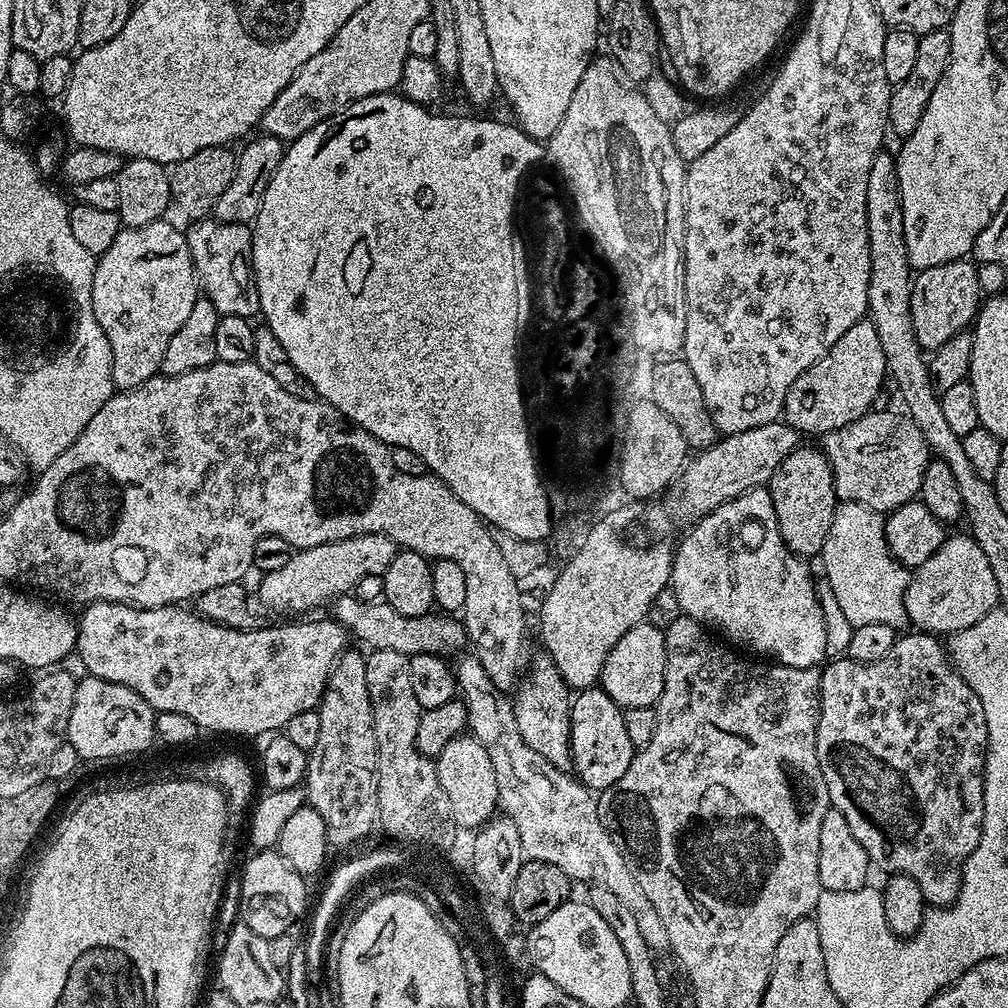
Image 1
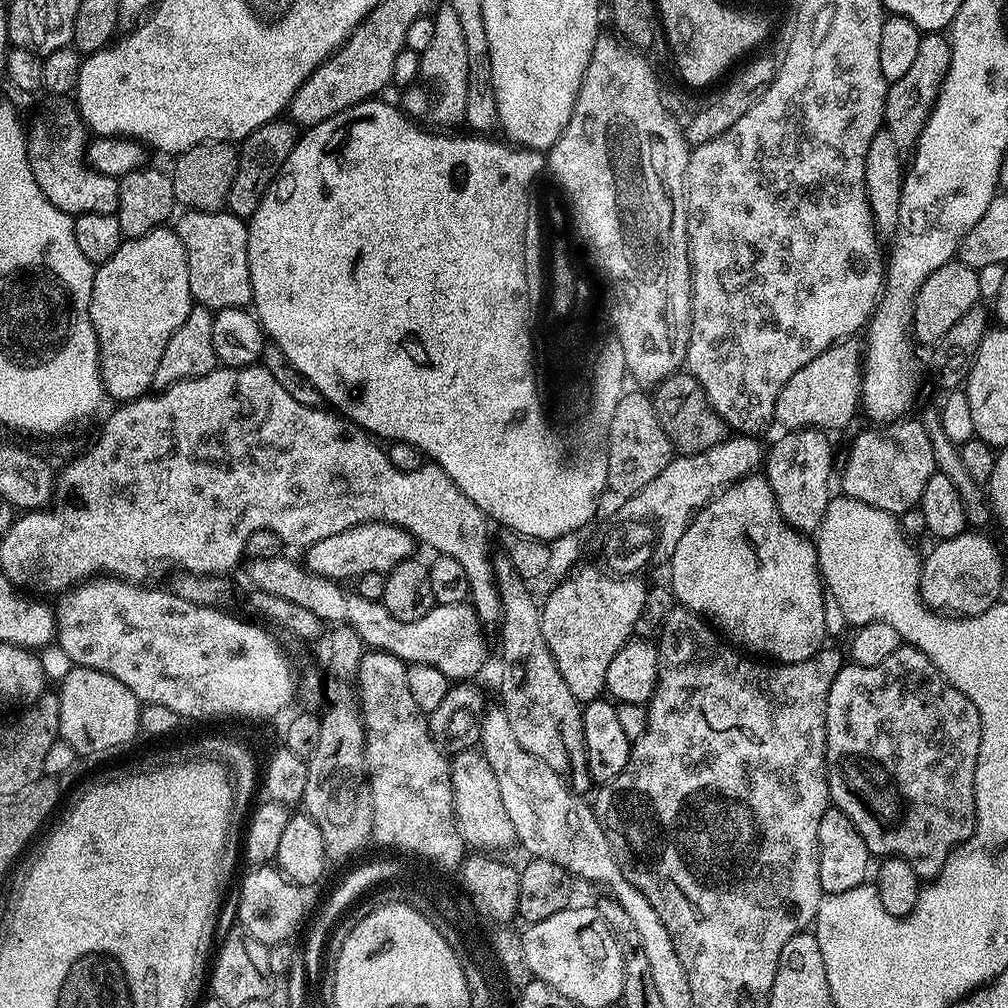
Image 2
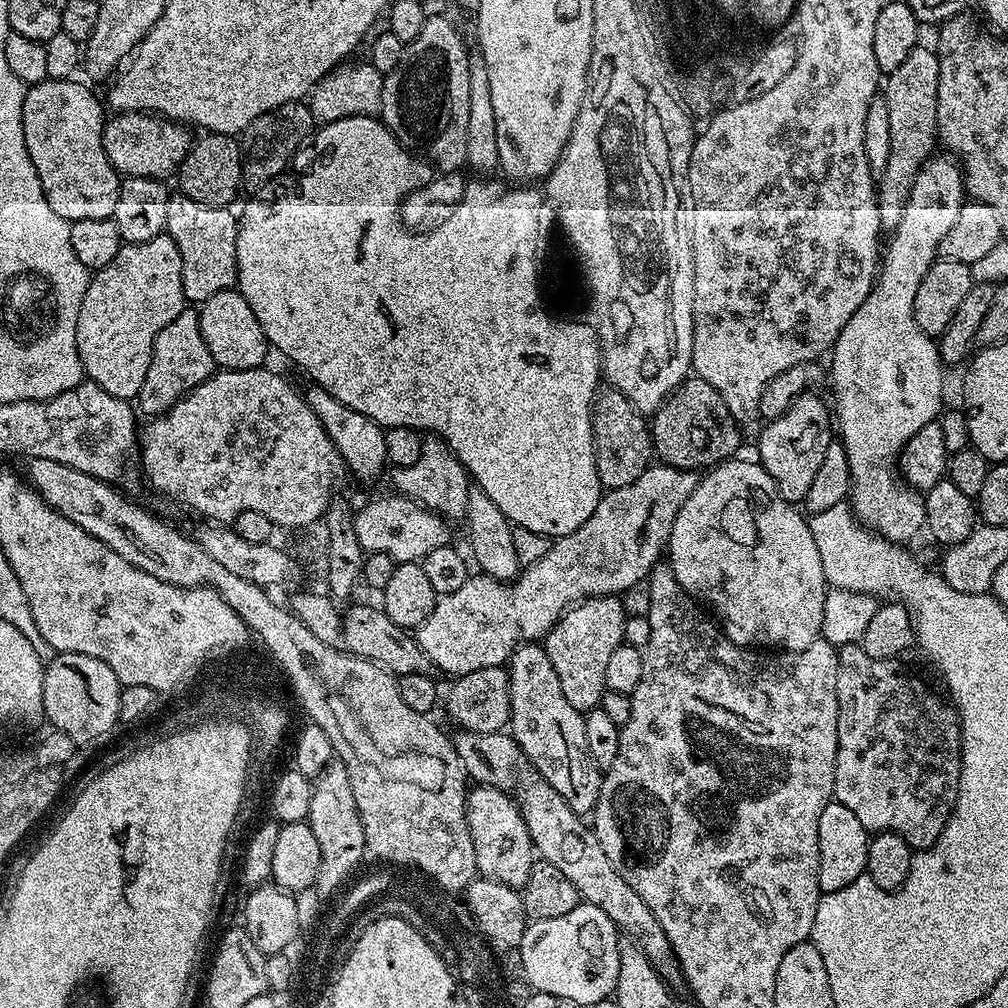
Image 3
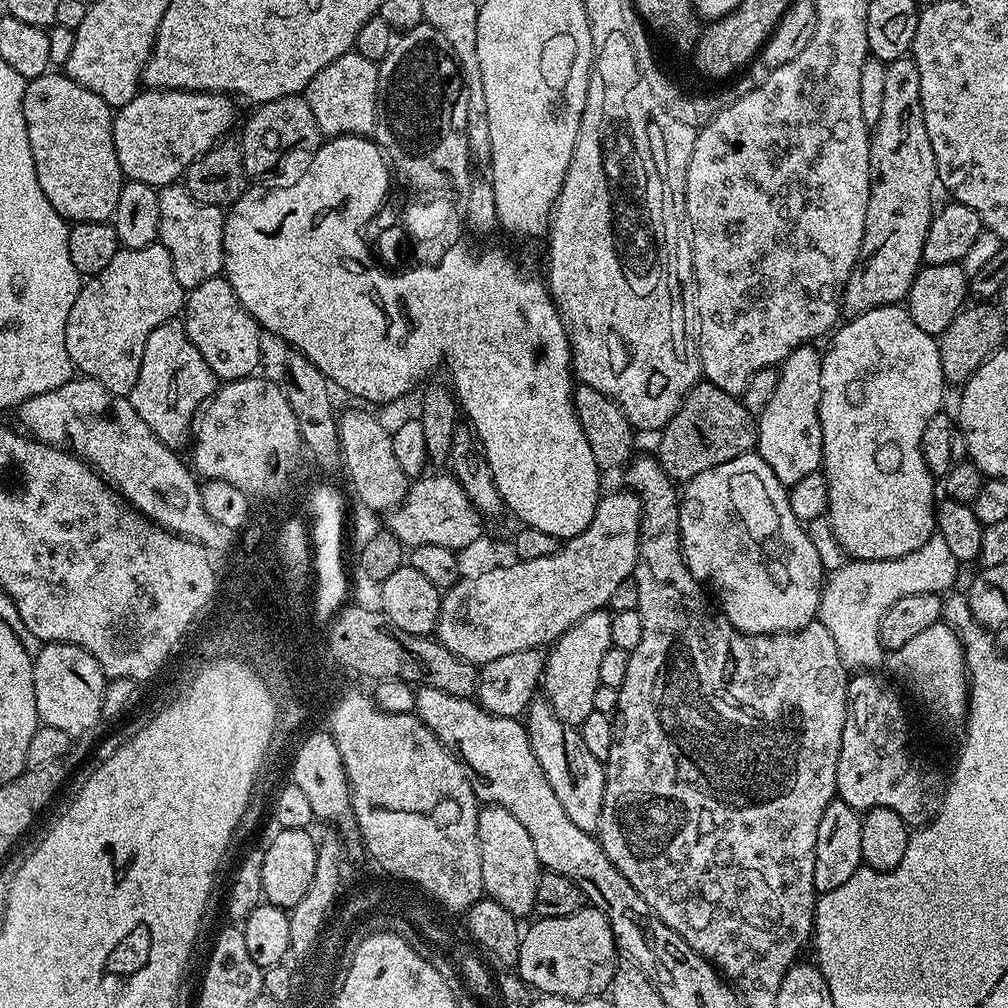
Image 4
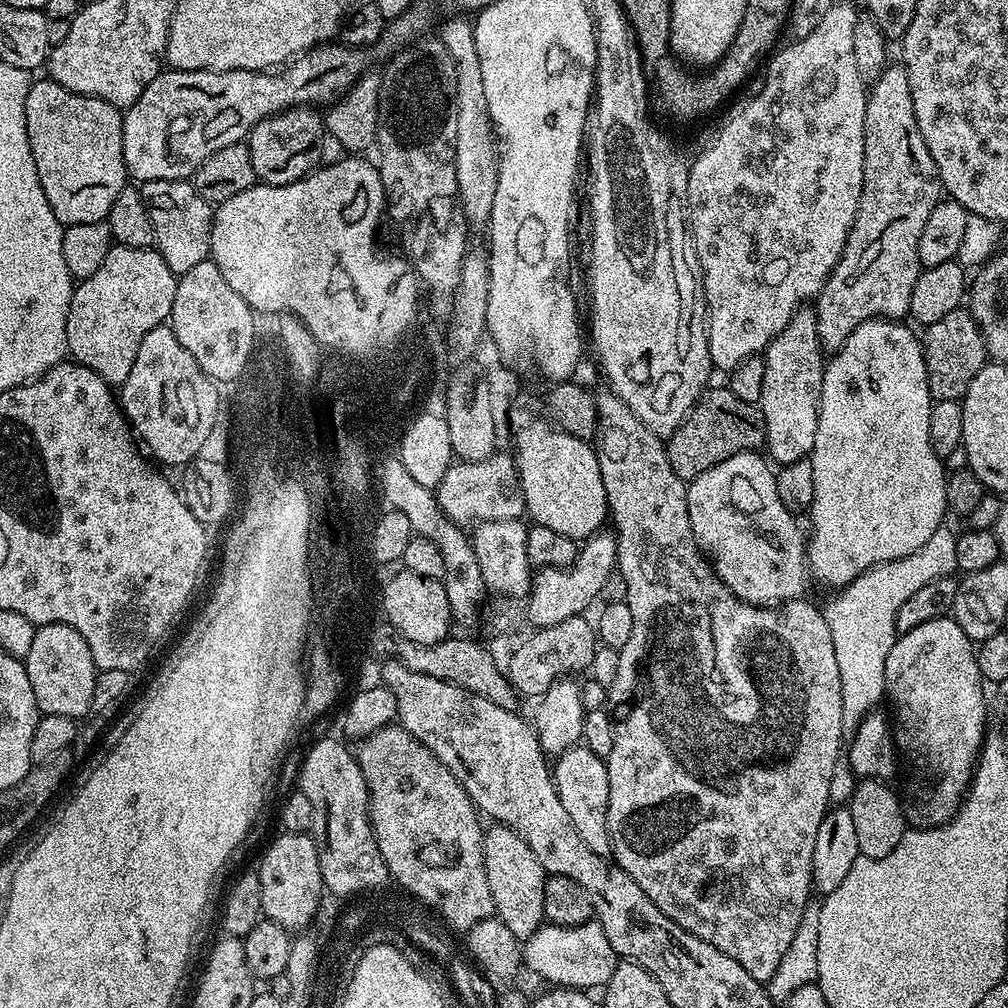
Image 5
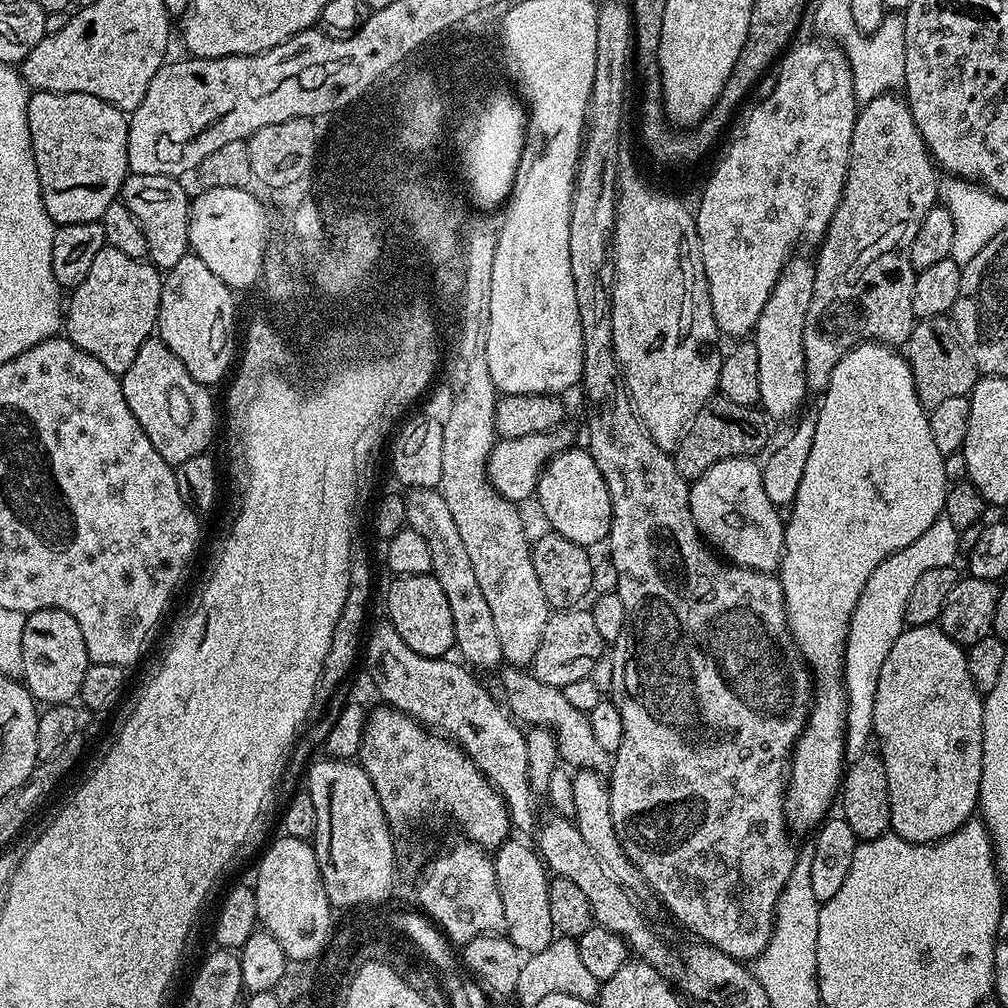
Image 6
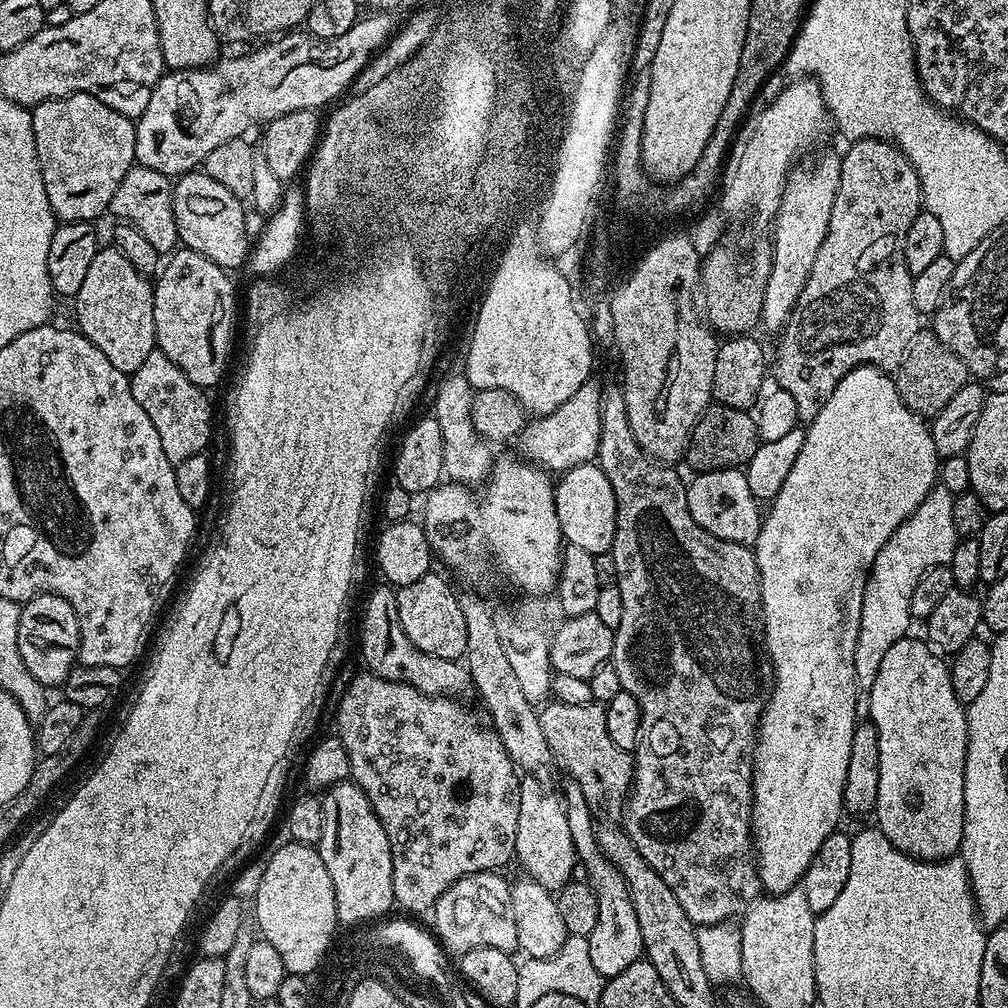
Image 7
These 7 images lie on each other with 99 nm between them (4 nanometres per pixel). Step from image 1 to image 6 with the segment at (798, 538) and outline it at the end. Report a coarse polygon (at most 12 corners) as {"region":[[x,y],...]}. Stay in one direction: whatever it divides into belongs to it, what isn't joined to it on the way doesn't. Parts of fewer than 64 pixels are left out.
{"region":[[789,260],[754,343],[763,411],[795,417],[810,392],[802,334],[816,266]]}

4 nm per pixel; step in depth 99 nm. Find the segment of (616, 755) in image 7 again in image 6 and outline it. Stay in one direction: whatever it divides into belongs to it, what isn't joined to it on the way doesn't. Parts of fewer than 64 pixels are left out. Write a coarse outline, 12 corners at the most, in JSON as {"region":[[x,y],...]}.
{"region":[[499,669],[507,711],[551,728],[565,765],[600,770],[609,753],[588,713],[531,671]]}

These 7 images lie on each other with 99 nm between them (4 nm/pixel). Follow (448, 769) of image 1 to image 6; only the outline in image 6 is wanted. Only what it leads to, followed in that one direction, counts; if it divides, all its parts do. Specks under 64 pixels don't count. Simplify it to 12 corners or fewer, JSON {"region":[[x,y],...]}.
{"region":[[509,838],[492,861],[504,932],[521,954],[557,935],[539,851]]}

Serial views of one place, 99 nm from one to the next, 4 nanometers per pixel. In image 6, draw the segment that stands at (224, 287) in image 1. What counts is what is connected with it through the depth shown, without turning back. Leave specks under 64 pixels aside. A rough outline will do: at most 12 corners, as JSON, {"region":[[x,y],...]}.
{"region":[[133,172],[120,188],[161,270],[190,252],[190,192]]}

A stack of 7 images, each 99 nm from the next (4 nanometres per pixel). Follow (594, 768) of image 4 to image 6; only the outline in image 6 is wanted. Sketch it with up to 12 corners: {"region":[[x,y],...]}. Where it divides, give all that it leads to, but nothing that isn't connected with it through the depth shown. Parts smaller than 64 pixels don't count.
{"region":[[574,782],[574,823],[606,878],[633,897],[650,889],[614,830],[608,784]]}

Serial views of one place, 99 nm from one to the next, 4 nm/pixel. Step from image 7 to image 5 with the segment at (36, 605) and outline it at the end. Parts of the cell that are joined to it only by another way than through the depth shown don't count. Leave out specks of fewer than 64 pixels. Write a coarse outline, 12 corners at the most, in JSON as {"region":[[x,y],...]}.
{"region":[[39,625],[22,659],[43,715],[89,715],[98,669],[78,630]]}

